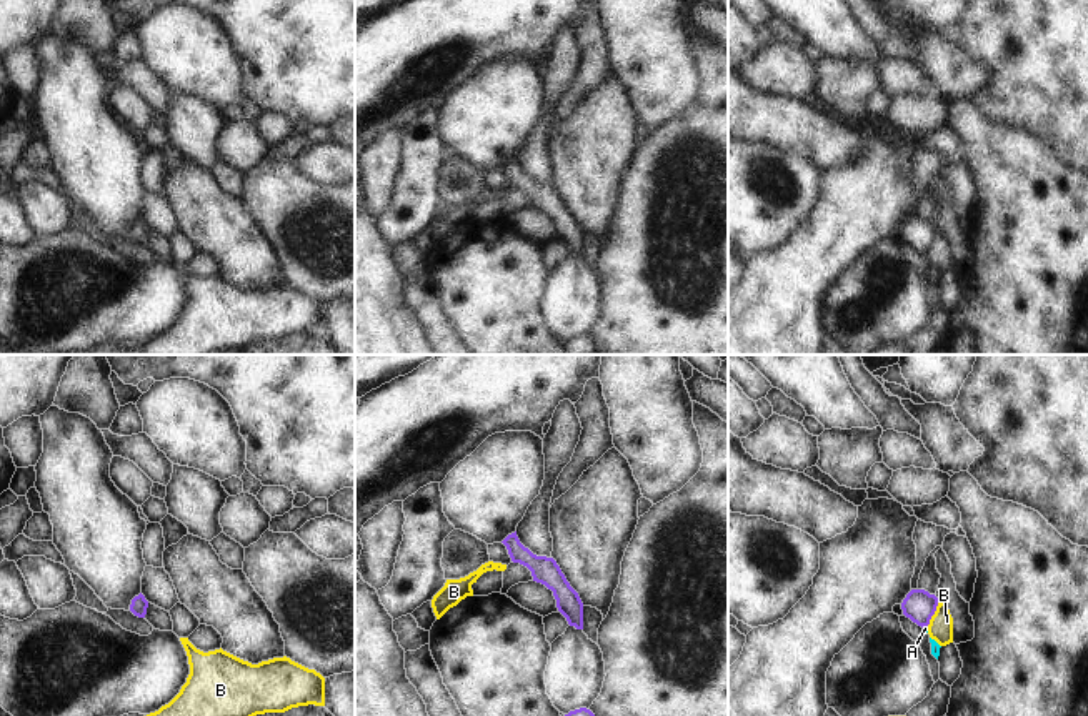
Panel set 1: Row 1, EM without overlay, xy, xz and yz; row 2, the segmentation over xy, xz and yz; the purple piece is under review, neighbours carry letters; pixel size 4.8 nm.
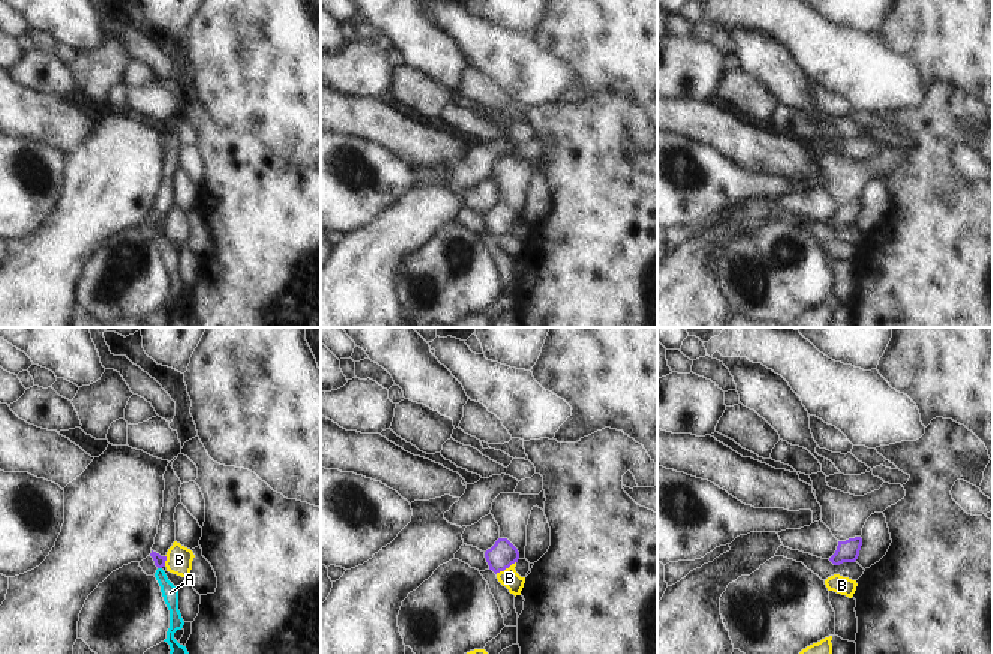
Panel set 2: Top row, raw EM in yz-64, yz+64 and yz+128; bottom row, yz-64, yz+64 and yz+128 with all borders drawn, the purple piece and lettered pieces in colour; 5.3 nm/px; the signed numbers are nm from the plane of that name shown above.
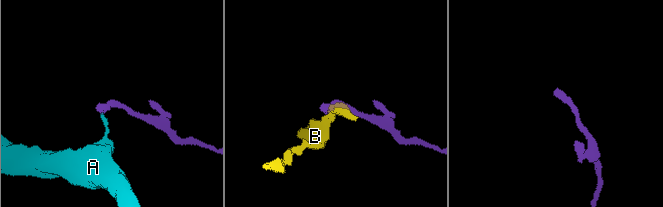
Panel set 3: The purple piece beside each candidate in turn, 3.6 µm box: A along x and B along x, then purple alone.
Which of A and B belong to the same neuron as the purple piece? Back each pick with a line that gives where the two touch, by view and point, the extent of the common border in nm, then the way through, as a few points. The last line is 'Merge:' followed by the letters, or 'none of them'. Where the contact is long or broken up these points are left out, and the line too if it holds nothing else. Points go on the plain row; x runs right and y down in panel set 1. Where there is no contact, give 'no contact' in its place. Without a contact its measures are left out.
A: contact yz (925, 252); length 30 nm; way yz (918, 232), (925, 252), (925, 255)
Merge: A

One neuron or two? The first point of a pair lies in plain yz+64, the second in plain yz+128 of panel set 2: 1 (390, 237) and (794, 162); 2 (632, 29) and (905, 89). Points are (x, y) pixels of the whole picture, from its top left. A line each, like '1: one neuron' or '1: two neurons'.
1: two neurons
2: two neurons

